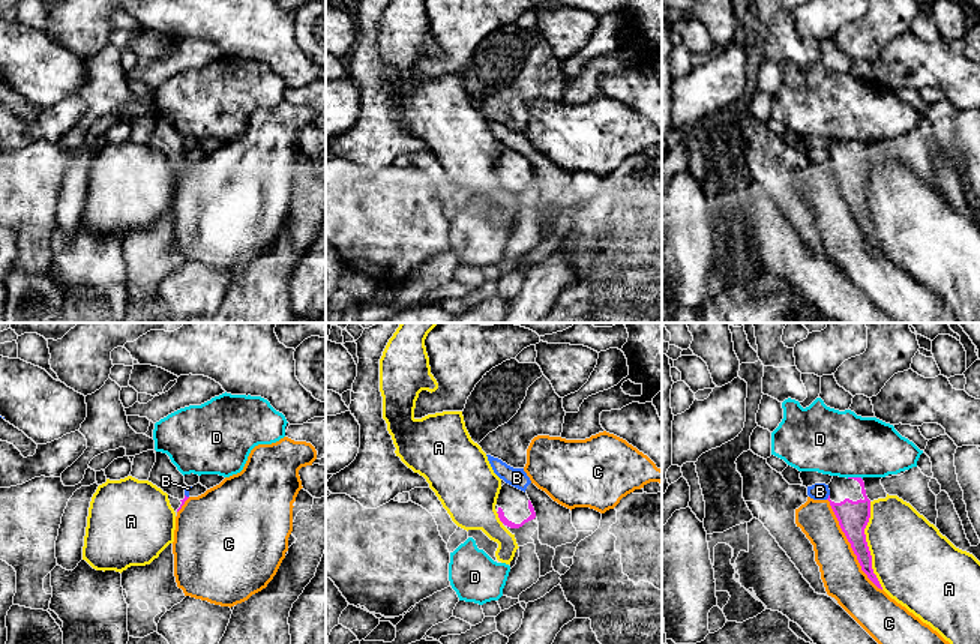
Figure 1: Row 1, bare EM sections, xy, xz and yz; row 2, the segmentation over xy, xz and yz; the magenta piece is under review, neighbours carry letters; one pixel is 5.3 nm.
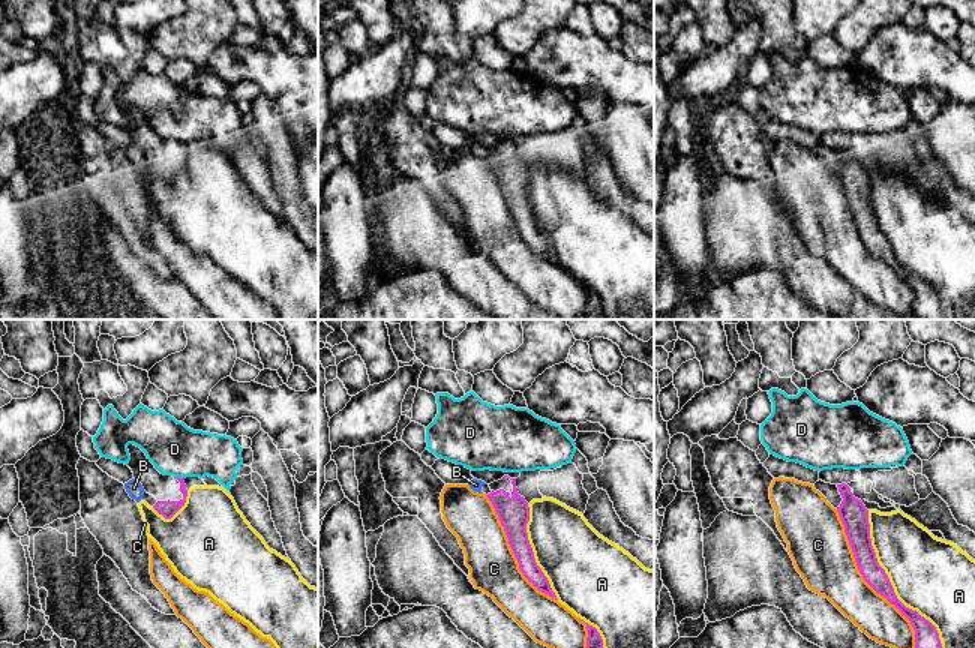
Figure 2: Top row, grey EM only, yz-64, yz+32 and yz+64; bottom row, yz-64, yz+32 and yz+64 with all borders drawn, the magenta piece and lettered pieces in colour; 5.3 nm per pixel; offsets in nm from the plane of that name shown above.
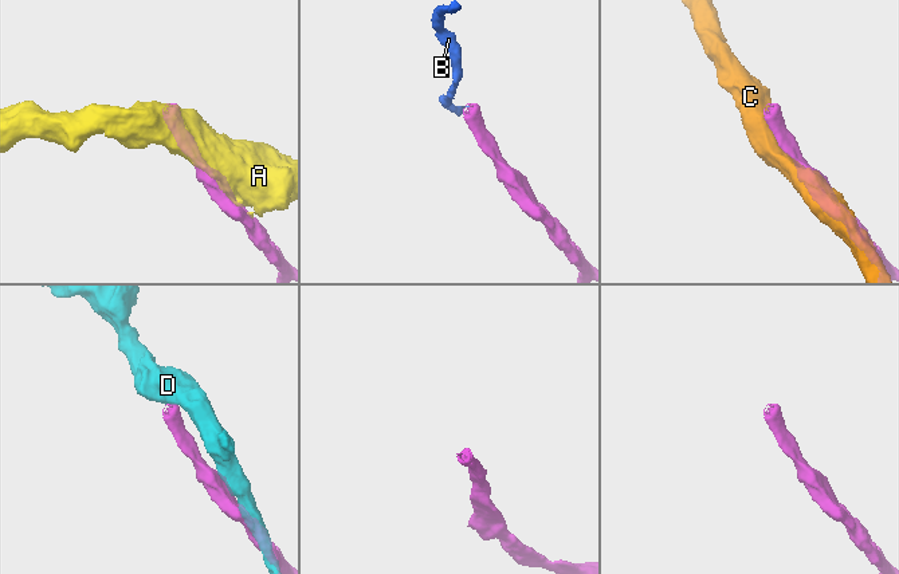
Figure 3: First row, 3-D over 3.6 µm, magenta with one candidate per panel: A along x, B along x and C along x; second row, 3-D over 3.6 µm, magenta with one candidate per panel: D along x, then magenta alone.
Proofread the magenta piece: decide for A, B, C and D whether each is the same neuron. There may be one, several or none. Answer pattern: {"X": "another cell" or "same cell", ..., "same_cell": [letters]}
{"A": "another cell", "B": "another cell", "C": "another cell", "D": "another cell", "same_cell": []}

